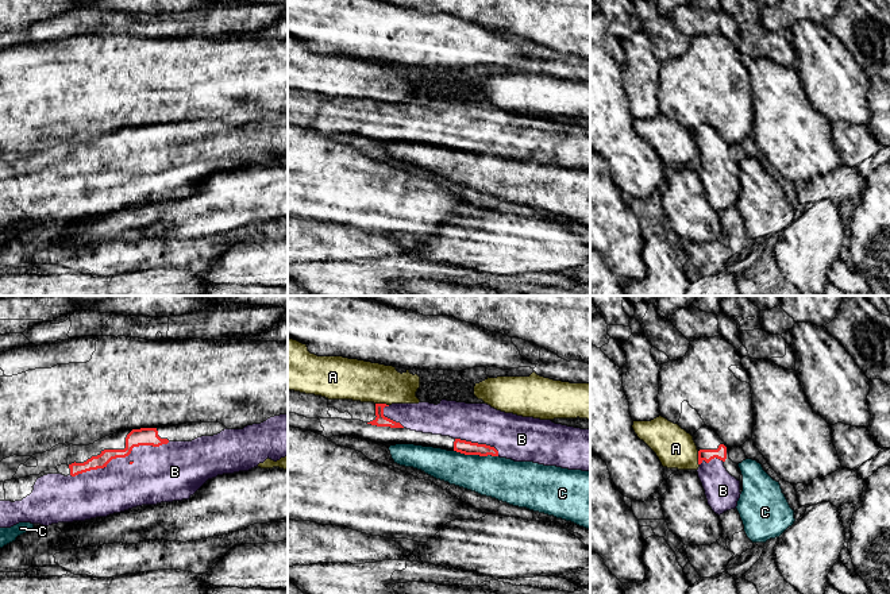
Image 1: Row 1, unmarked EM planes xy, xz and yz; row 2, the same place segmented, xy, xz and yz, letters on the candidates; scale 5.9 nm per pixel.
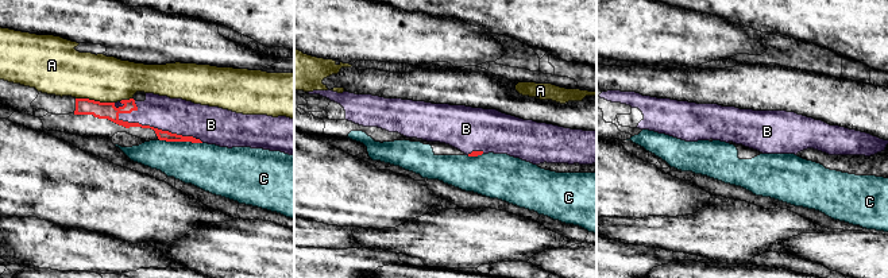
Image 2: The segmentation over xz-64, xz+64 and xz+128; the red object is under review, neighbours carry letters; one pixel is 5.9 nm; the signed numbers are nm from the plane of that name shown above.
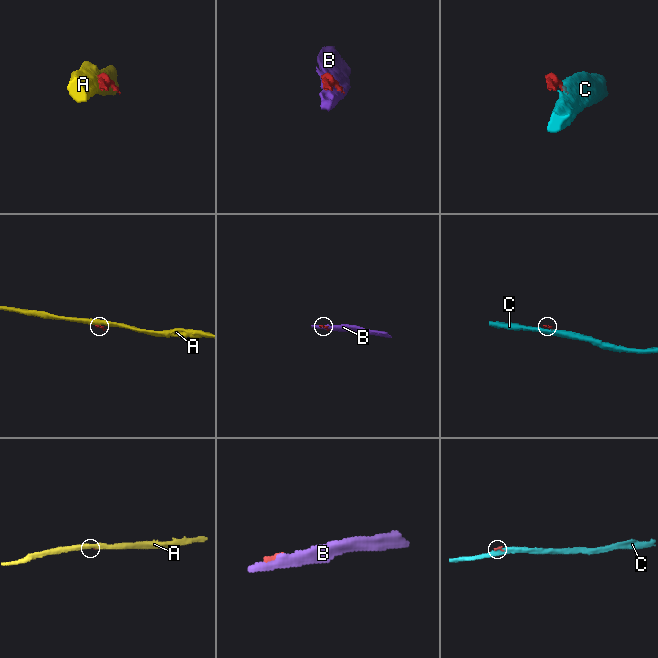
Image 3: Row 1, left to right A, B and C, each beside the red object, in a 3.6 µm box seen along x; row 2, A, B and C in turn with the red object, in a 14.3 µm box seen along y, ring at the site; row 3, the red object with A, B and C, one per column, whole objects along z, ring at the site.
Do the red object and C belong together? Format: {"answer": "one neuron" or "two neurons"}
{"answer": "two neurons"}

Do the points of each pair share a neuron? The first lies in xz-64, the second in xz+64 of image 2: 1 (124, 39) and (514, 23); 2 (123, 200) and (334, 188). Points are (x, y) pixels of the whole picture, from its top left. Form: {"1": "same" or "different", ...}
{"1": "different", "2": "same"}

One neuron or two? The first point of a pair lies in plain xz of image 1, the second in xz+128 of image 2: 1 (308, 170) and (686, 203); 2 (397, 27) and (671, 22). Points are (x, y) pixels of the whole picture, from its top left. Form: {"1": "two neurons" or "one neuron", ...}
{"1": "one neuron", "2": "one neuron"}

